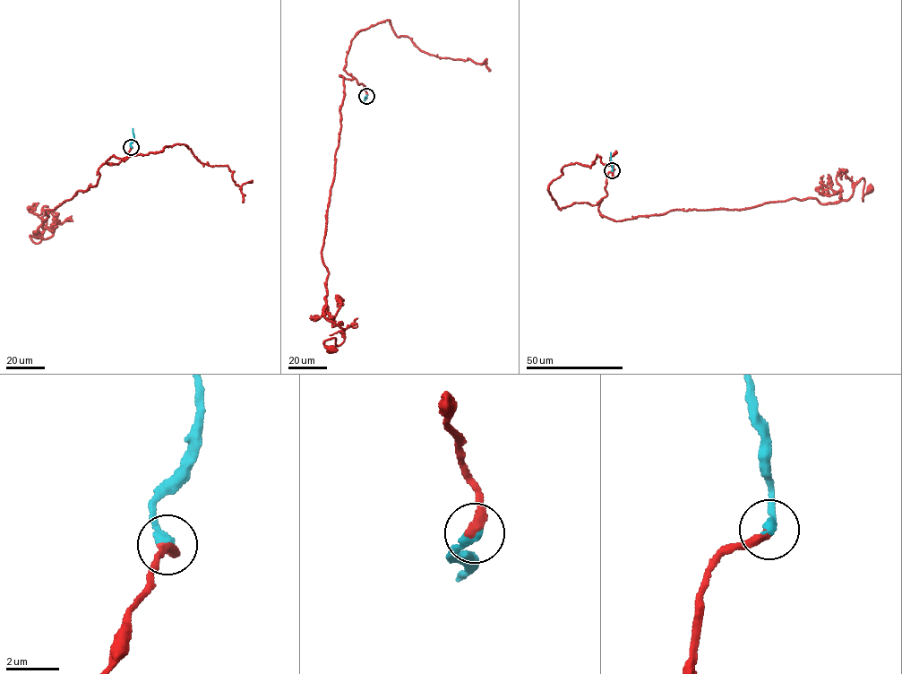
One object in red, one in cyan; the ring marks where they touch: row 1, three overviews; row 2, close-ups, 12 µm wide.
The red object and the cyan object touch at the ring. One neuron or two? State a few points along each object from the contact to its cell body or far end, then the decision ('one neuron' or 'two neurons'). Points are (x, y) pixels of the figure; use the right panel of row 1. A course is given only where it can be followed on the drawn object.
red via (612, 170), (598, 210), (619, 221), (793, 198), (837, 203), (863, 177), (863, 201), (869, 188) | cyan via (612, 170), (610, 152) | one neuron

